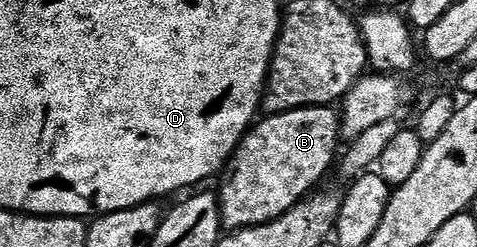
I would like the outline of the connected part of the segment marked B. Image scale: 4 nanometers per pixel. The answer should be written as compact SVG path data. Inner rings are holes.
M313 106L264 115L243 137L218 181L223 228L238 230L267 224L312 195L319 179L336 163L339 140L341 116L334 107Z

